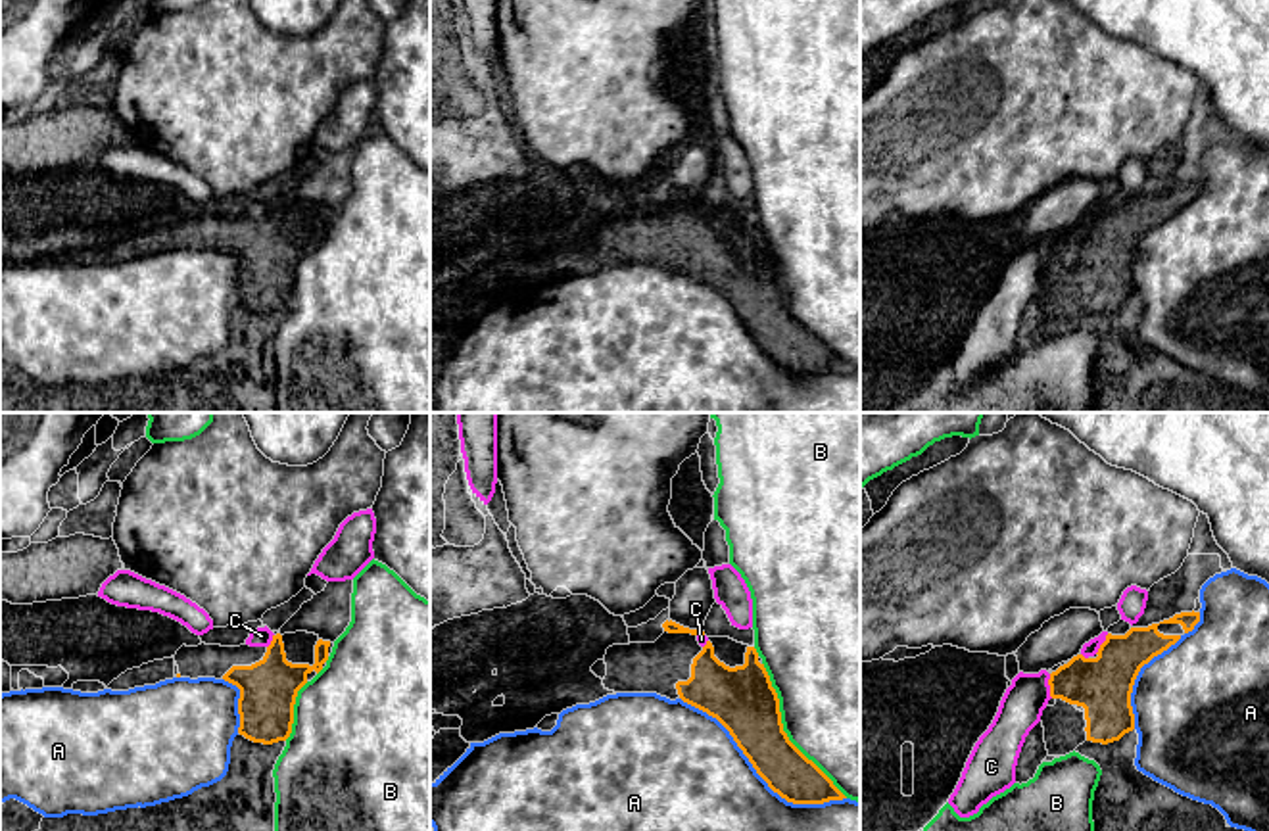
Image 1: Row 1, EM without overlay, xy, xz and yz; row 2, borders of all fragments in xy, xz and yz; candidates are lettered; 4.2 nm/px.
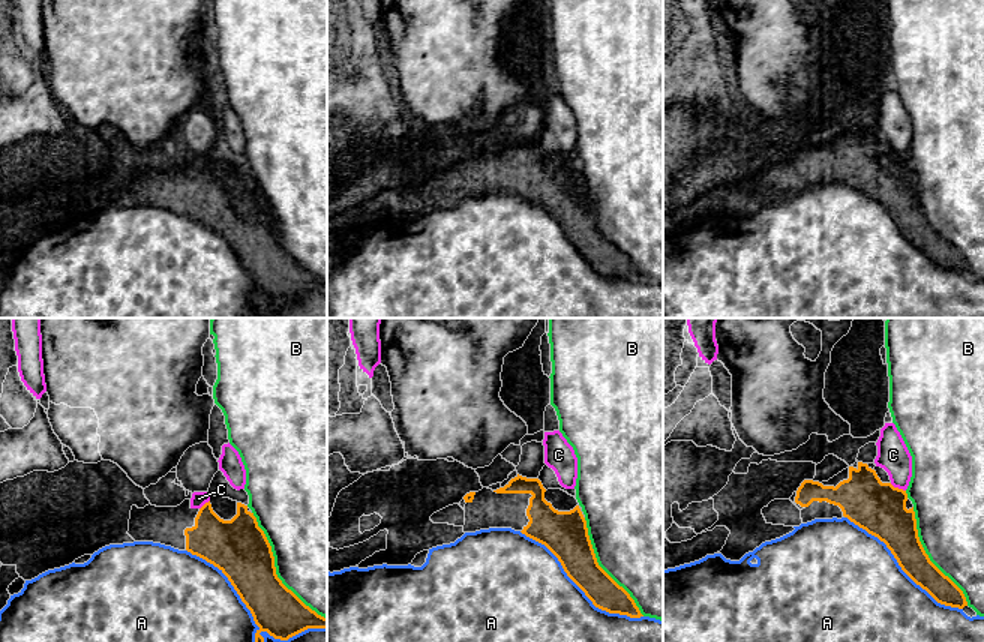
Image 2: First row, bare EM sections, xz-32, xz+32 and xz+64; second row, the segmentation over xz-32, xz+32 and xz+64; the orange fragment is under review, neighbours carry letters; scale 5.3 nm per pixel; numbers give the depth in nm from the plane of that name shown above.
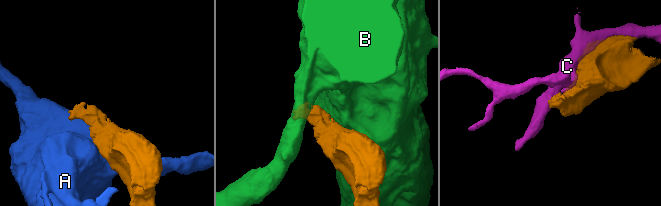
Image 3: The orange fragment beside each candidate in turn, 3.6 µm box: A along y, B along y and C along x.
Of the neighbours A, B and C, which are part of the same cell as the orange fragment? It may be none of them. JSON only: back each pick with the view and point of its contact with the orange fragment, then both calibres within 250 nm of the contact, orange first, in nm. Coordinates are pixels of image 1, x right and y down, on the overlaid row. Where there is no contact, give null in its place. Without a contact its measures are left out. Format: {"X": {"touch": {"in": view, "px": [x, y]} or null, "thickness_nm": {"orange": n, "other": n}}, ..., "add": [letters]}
{"add": []}

